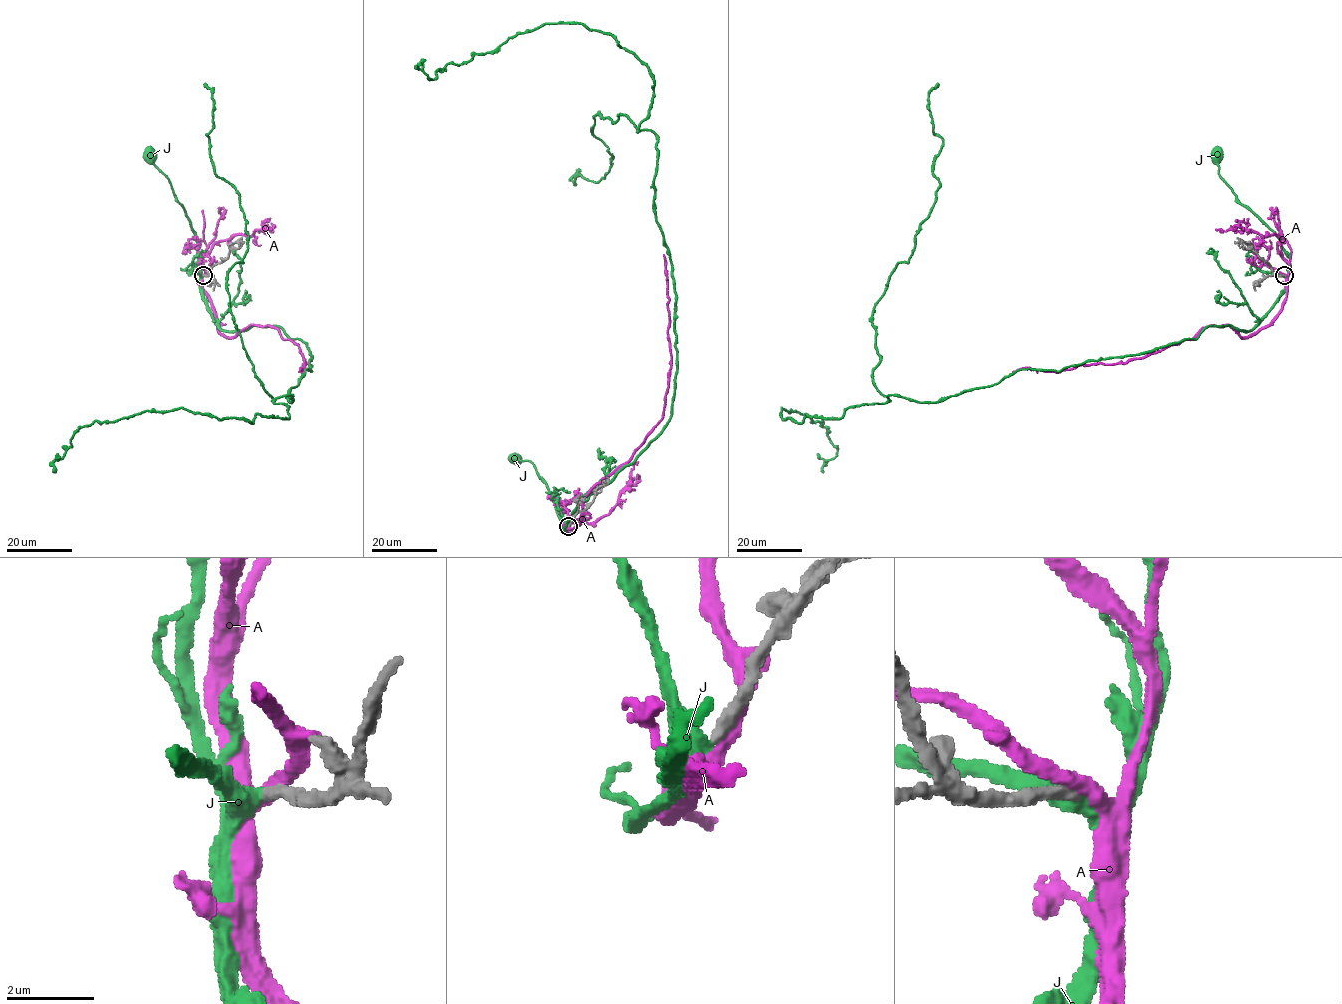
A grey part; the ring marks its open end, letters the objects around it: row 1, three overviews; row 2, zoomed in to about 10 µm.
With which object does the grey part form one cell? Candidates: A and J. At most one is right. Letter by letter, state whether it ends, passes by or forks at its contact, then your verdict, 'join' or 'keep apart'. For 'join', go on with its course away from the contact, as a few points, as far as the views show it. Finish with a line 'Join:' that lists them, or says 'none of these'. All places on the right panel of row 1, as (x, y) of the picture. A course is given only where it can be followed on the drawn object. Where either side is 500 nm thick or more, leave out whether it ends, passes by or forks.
A: it passes by; keep apart
J: it passes by; join; it runs (1284, 275), (1287, 276), (1290, 268), (1290, 257), (1278, 236), (1239, 202), (1219, 175), (1215, 156)
Join: J

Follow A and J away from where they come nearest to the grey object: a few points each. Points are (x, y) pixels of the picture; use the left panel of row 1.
A: (204, 275), (202, 291), (219, 332), (232, 338), (251, 324), (275, 327), (299, 346), (306, 363), (299, 371)
J: (203, 275), (200, 276), (197, 268), (196, 236), (191, 222), (178, 202), (169, 180), (154, 164), (151, 156)

